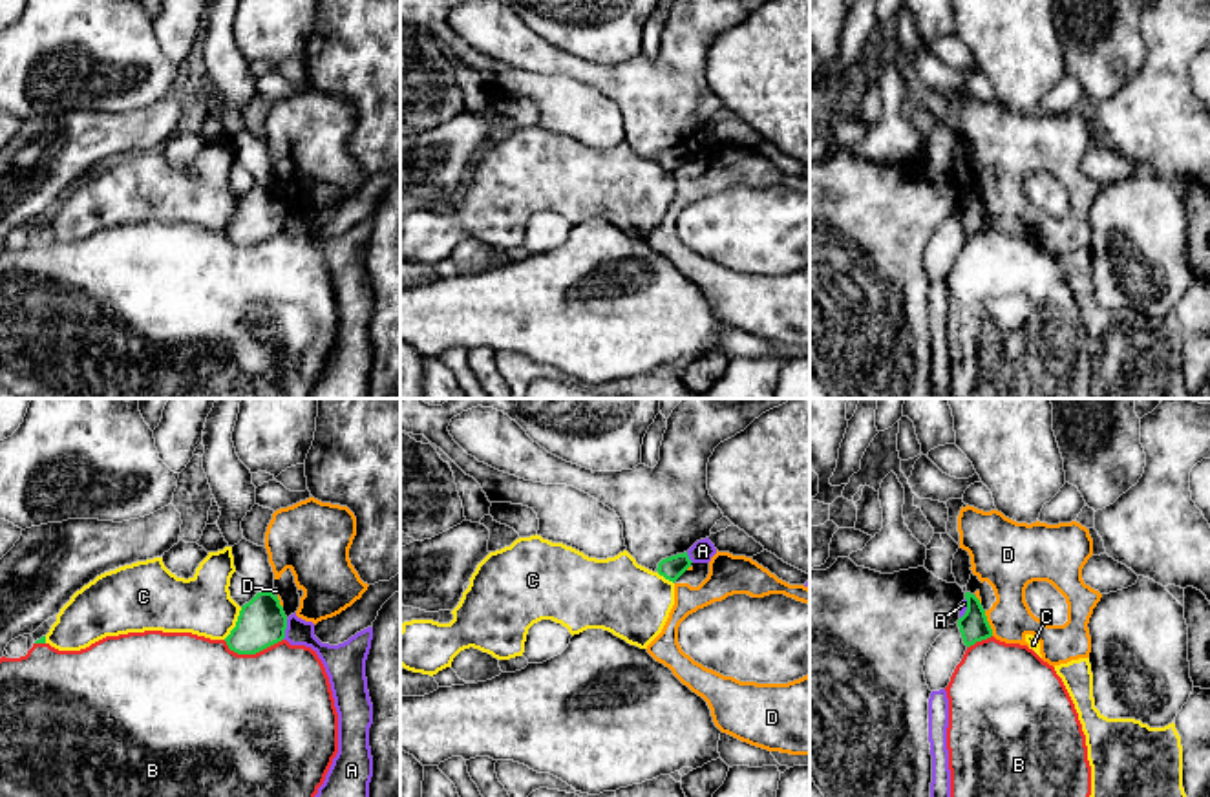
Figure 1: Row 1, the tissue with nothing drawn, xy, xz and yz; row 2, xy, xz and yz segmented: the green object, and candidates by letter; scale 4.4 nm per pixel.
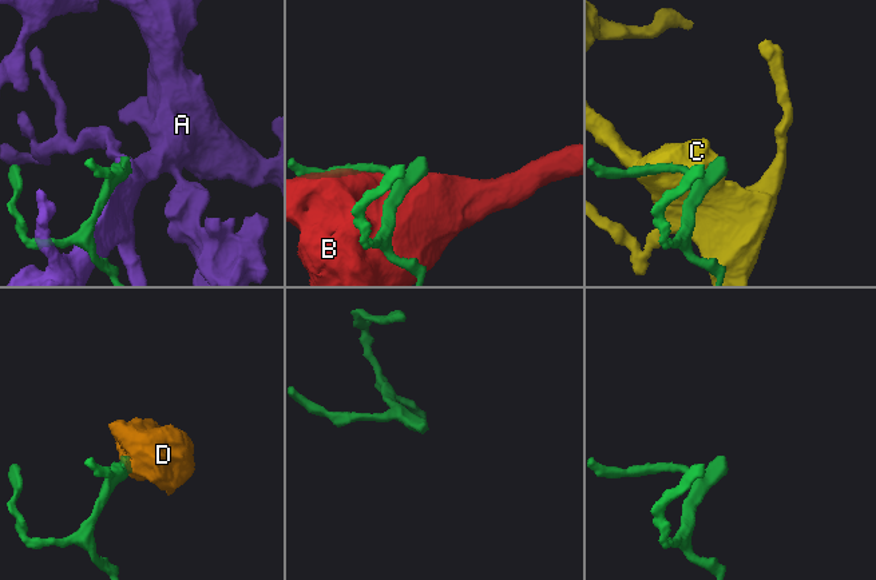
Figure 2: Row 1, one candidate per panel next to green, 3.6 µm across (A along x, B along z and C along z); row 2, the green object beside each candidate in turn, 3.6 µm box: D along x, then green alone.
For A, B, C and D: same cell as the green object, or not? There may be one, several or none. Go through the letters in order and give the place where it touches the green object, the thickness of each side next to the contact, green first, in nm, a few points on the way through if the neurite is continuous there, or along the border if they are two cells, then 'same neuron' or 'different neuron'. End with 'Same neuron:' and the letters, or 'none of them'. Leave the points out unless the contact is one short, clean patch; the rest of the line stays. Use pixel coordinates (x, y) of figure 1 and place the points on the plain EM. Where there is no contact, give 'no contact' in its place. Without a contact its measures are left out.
A: xy (286, 218) | 220/120 nm | different neuron
B: xy (251, 244) | 220/500 nm | different neuron
C: xy (236, 214) | 220/260 nm | different neuron
D: yz (987, 214) | 130/200 nm | along yz (984, 201), (993, 225) | different neuron
Same neuron: none of them

